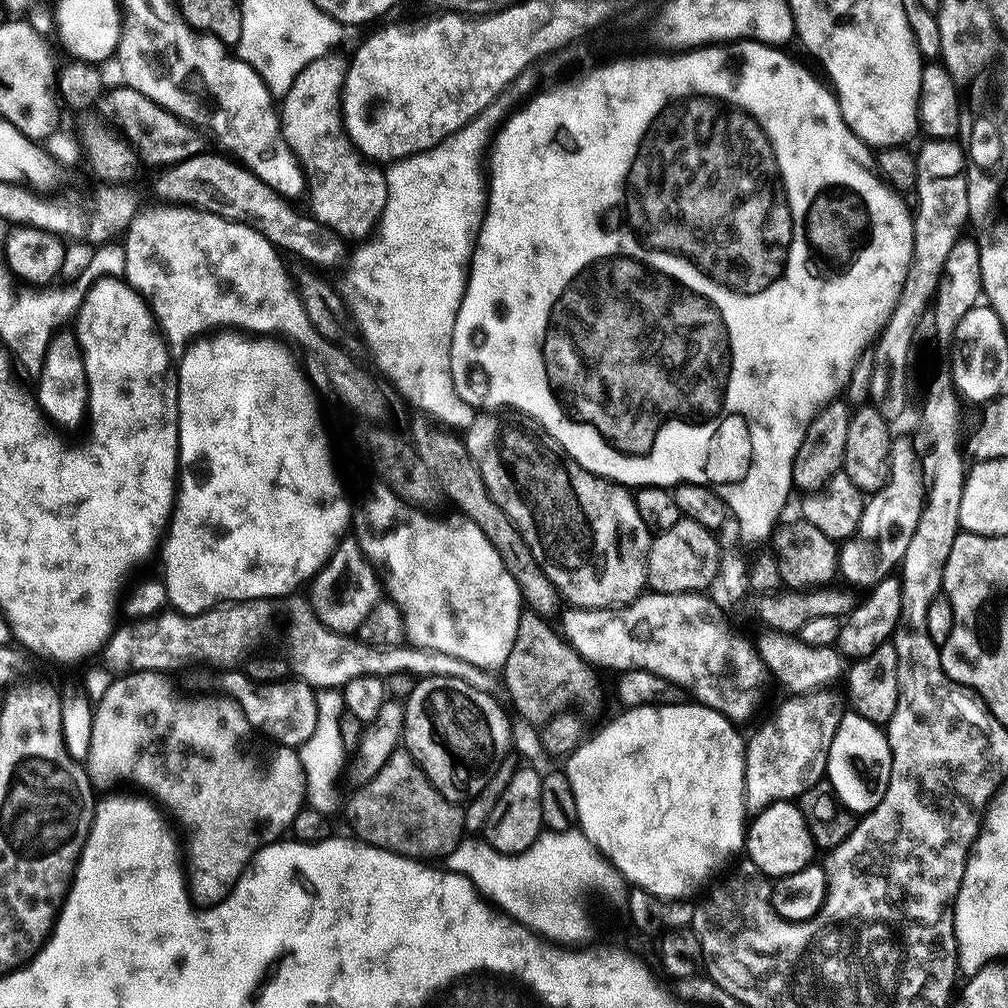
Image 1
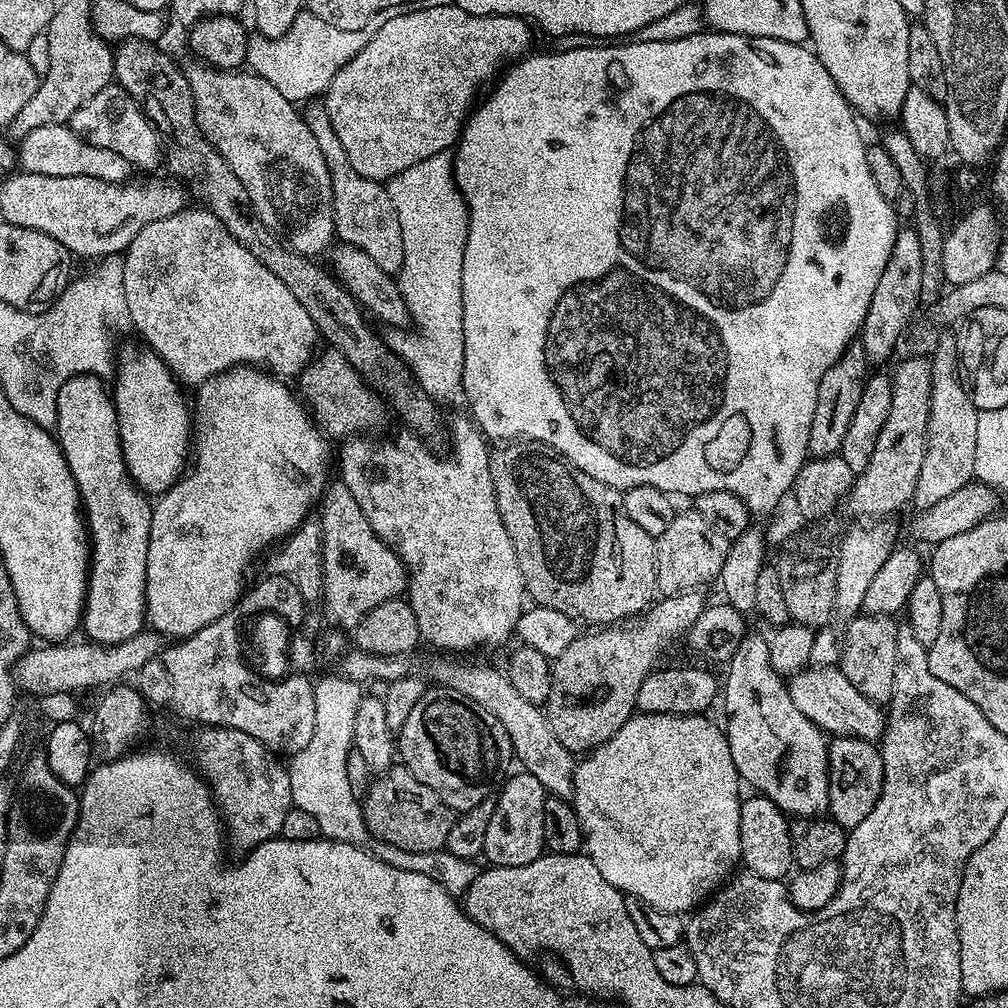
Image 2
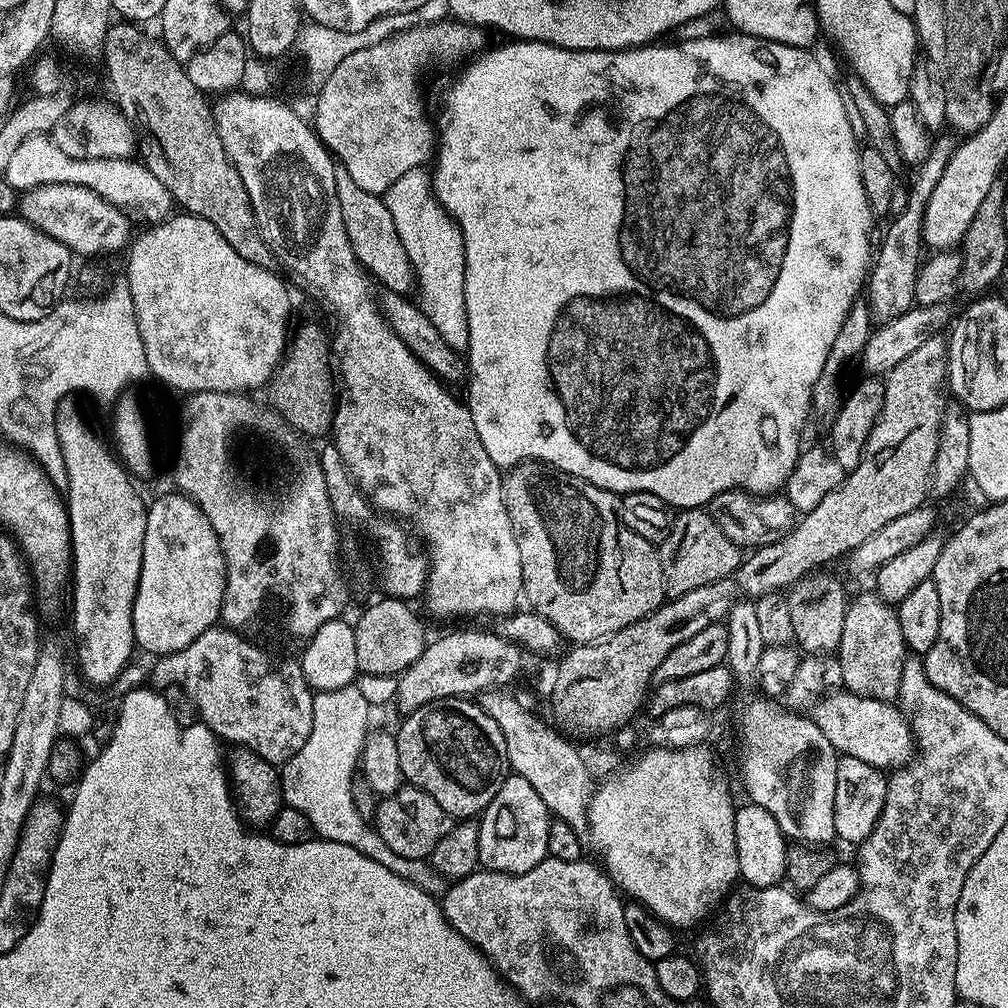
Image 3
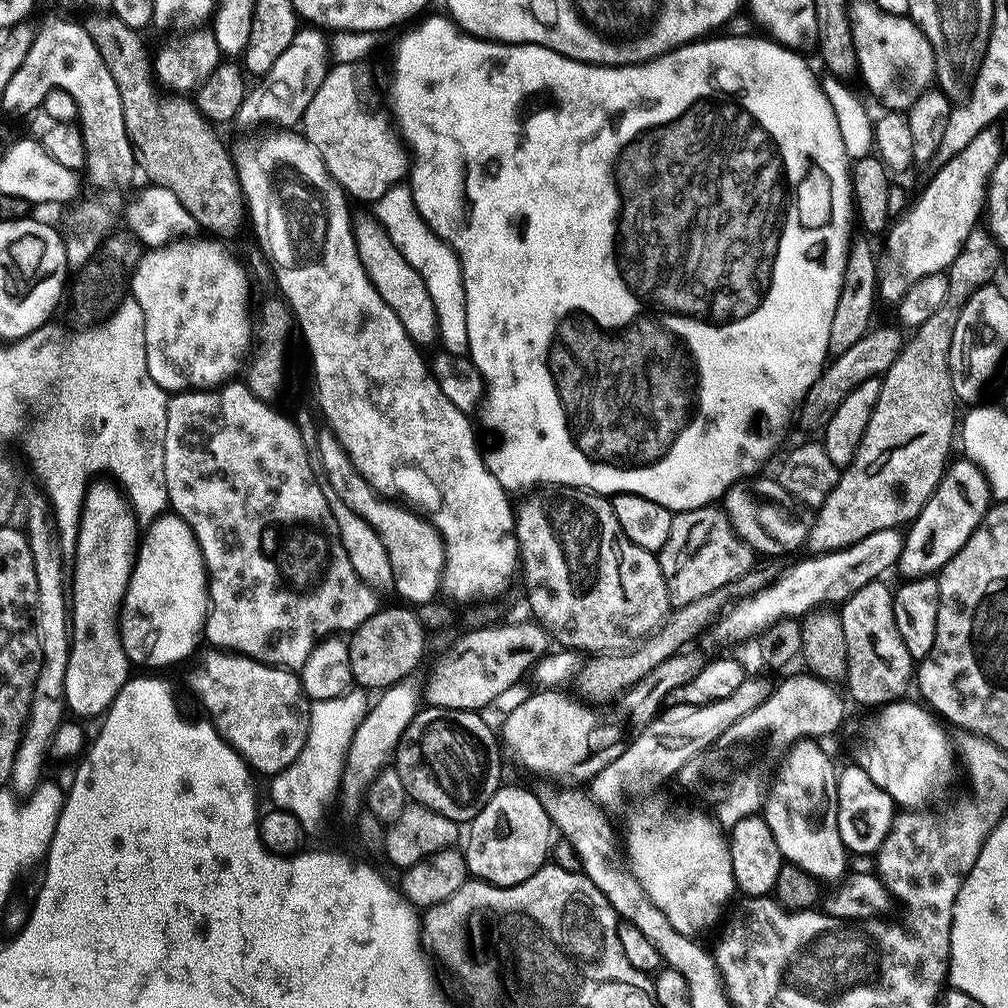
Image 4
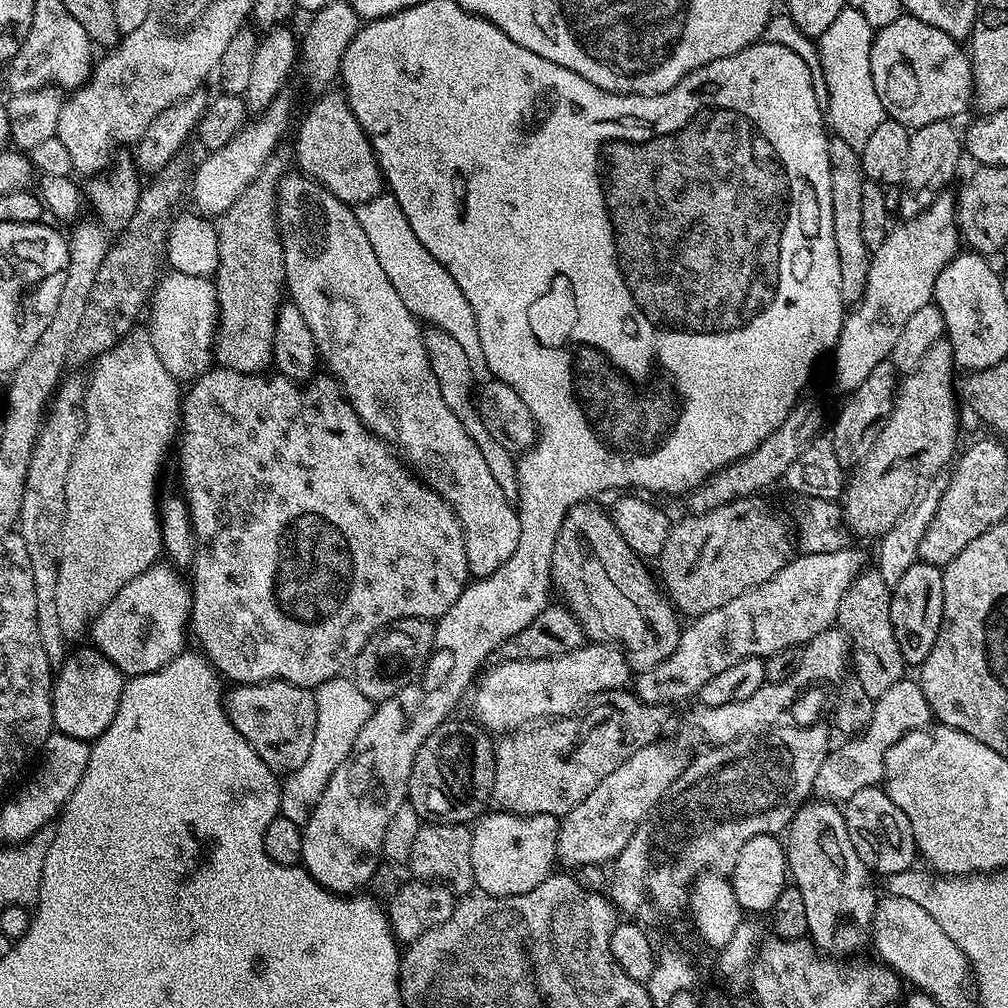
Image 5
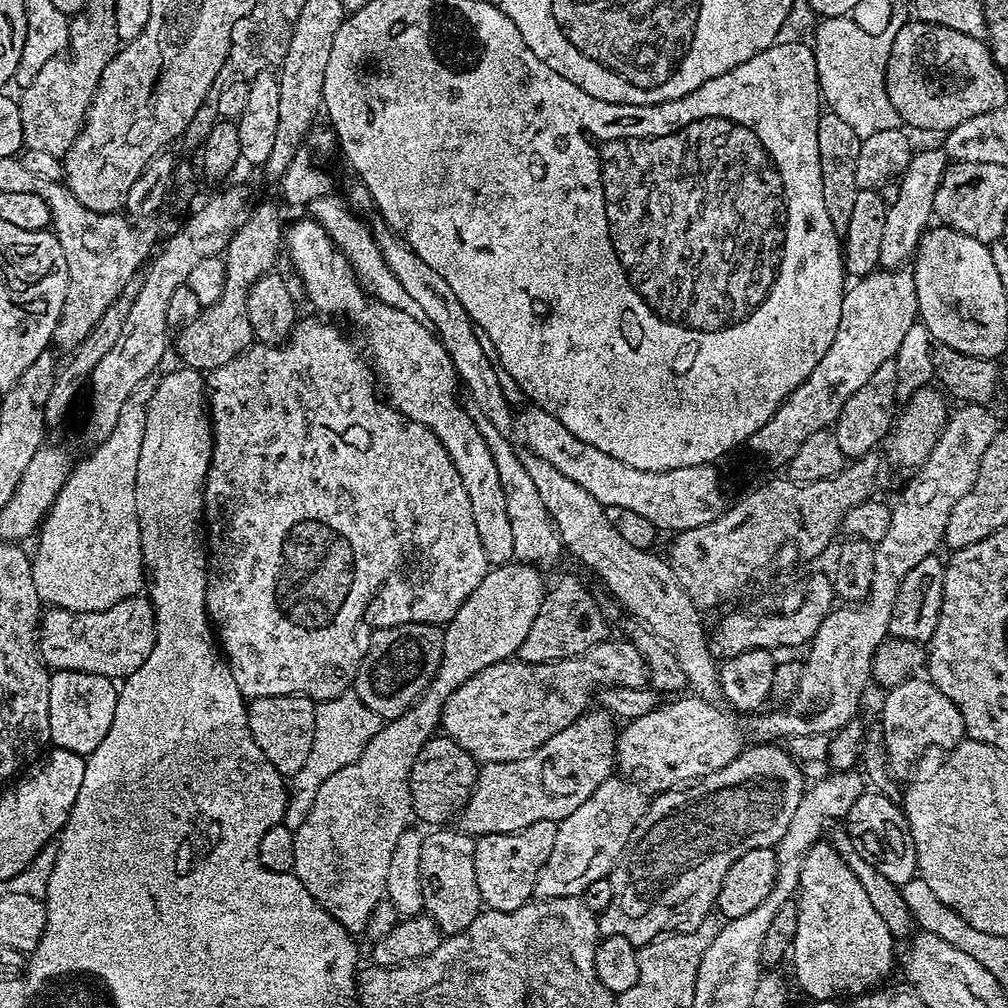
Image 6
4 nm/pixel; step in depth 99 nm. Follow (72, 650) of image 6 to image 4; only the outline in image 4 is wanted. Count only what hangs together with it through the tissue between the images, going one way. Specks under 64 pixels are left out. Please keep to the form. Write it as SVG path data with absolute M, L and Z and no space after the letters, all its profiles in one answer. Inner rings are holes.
M162 514L153 521L151 528L152 533L145 542L143 539L138 559L132 565L132 577L124 595L124 607L120 610L120 640L129 661L133 665L141 664L144 670L164 668L186 659L195 650L196 643L202 640L210 607L204 555L187 520L175 514Z

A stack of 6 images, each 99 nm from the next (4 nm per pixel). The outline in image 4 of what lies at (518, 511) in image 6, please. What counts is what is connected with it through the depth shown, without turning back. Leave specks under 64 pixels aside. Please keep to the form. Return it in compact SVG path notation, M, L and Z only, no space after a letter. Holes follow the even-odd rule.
M357 215L354 220L354 231L364 269L386 304L394 310L394 314L398 314L398 322L402 322L406 334L417 346L437 343L440 323L436 321L436 307L430 298L426 282L392 245L392 240L371 215Z

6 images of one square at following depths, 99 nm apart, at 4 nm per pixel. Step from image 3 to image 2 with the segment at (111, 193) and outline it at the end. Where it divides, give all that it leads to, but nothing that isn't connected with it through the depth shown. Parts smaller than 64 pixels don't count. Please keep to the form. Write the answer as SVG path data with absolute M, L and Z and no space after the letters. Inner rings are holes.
M68 124L41 126L31 130L18 144L18 164L30 174L58 174L62 178L98 178L107 184L125 183L133 175L134 169L122 154L106 150L86 142L74 134Z

